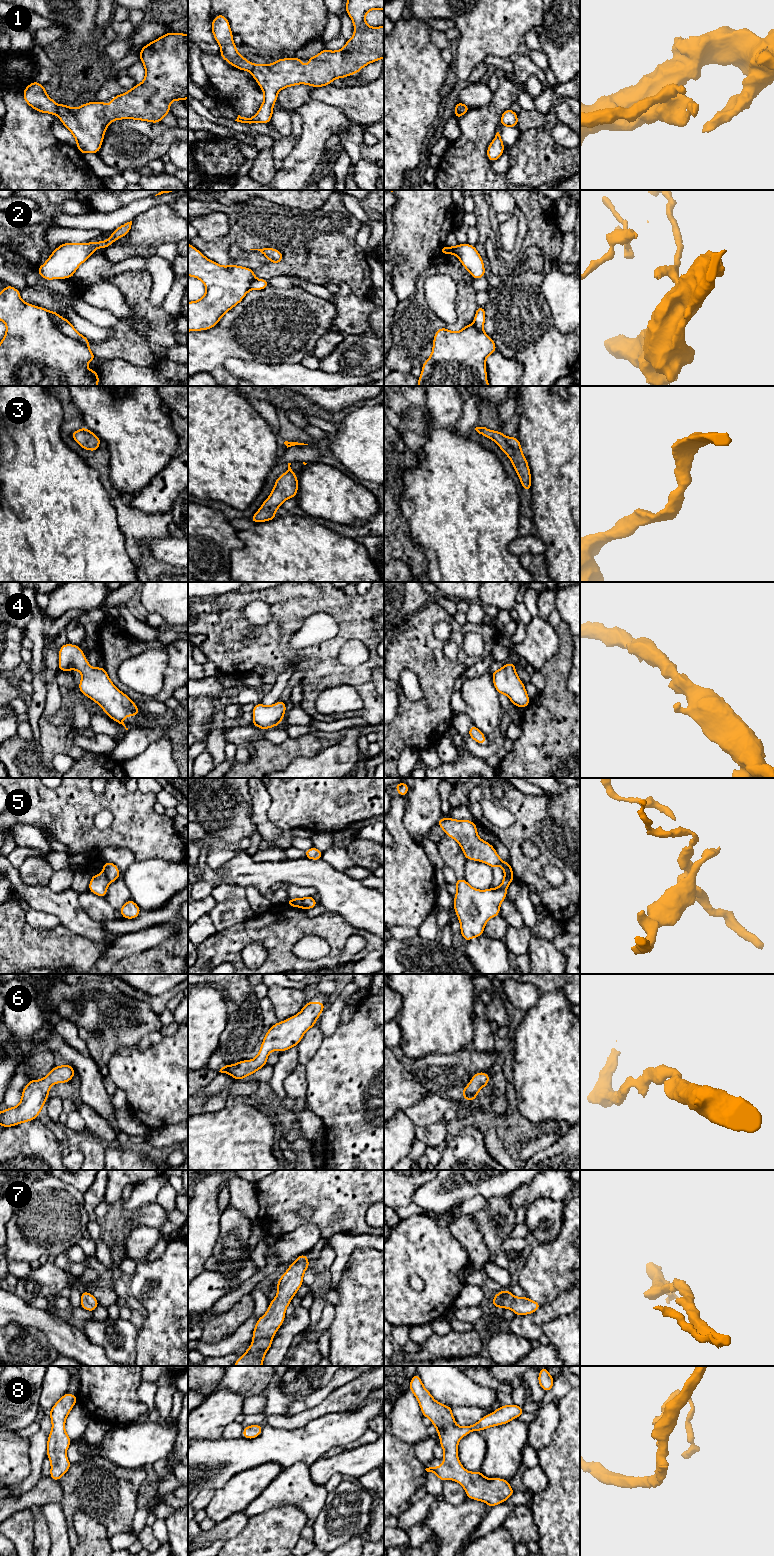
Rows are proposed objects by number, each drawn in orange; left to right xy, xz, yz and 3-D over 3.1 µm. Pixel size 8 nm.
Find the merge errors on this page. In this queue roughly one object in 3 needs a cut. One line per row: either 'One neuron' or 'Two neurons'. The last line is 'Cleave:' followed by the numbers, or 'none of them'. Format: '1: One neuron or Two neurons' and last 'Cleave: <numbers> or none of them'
1: Two neurons
2: Two neurons
3: One neuron
4: One neuron
5: Two neurons
6: One neuron
7: One neuron
8: One neuron
Cleave: 1, 2, 5

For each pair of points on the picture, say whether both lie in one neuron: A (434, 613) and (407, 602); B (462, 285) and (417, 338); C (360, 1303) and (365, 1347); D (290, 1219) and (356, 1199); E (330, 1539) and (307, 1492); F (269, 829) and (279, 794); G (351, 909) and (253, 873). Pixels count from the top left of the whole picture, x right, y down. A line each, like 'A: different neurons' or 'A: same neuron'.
A: different neurons
B: same neuron
C: same neuron
D: same neuron
E: different neurons
F: different neurons
G: same neuron

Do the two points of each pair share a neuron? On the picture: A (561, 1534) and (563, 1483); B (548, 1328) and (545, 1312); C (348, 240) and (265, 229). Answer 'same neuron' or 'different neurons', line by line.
A: same neuron
B: different neurons
C: same neuron

